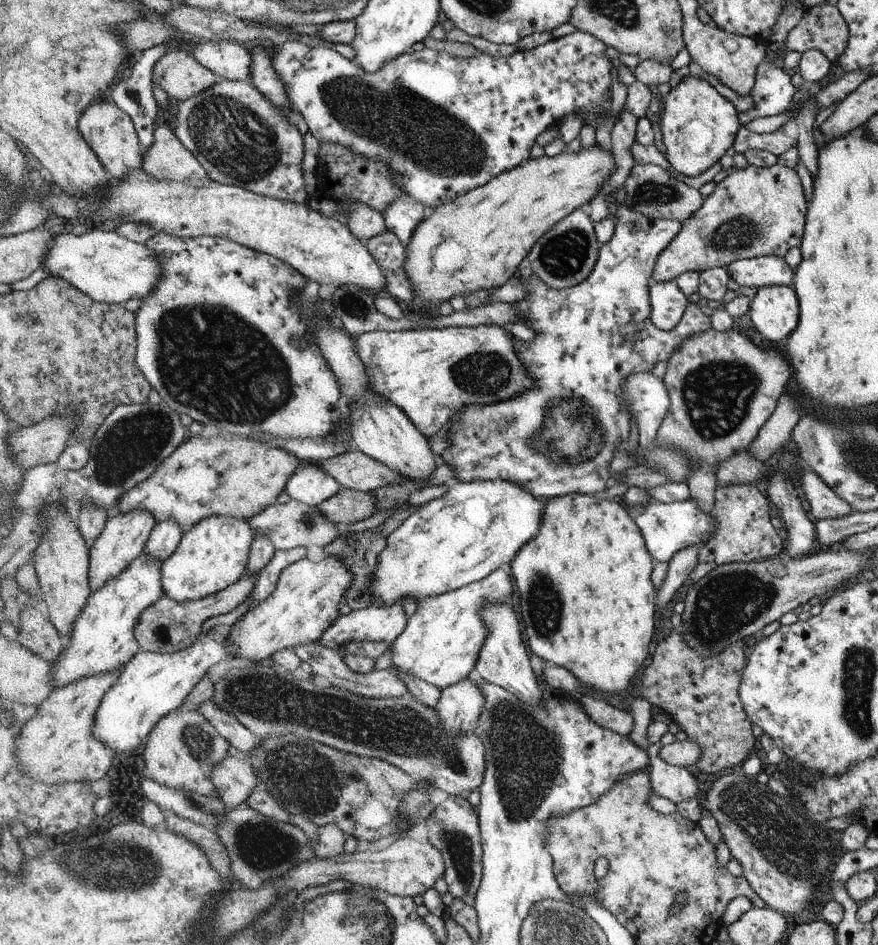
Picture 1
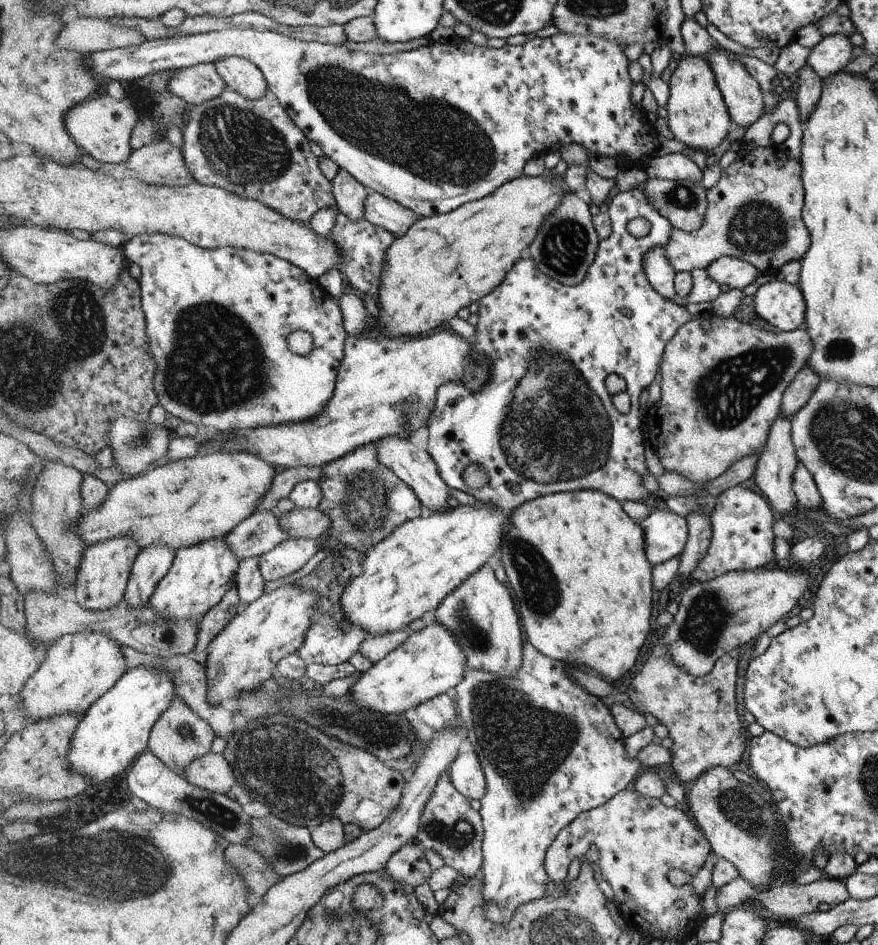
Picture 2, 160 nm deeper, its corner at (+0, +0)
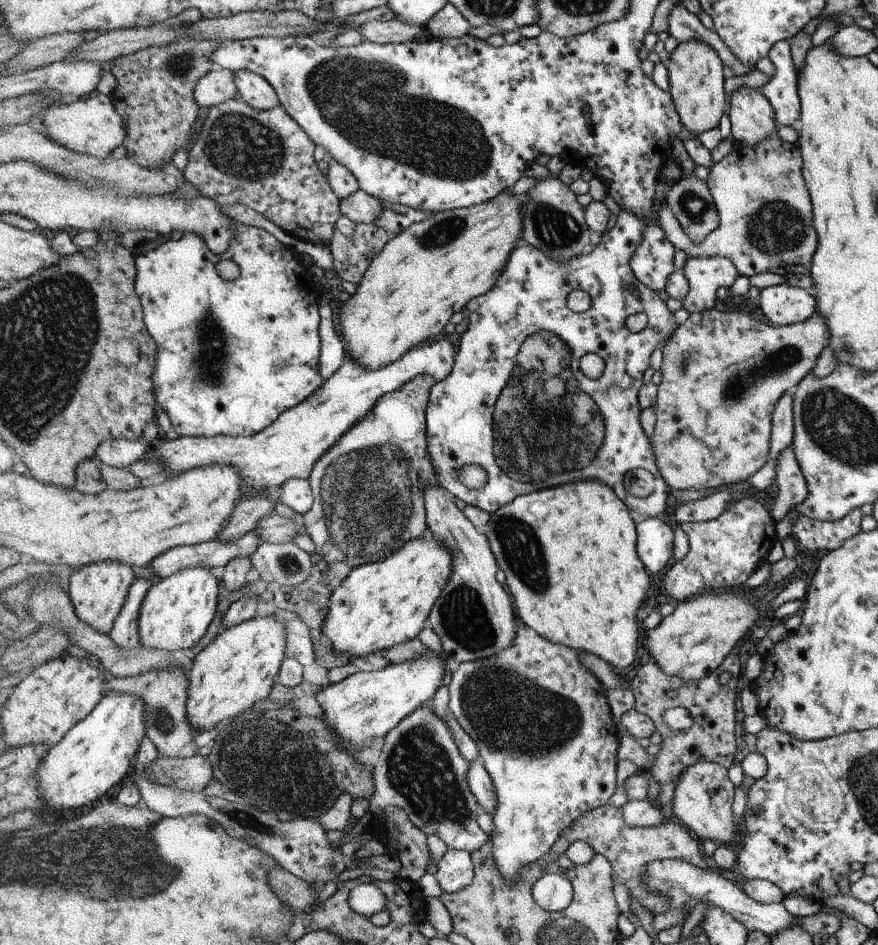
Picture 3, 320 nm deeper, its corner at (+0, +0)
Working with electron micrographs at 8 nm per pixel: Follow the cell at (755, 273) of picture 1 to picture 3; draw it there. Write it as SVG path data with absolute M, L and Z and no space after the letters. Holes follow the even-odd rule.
M688 257L683 267L684 276L689 282L689 291L683 300L683 308L690 313L699 313L706 309L712 309L715 306L716 290L726 286L730 289L734 284L735 278L738 278L739 272L735 266L726 257Z

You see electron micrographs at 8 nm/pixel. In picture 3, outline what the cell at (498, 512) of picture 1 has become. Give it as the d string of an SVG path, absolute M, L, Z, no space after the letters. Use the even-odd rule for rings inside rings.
M427 532L383 561L354 567L331 592L322 634L337 653L351 660L412 641L427 626L427 618L451 576L452 559L447 547Z

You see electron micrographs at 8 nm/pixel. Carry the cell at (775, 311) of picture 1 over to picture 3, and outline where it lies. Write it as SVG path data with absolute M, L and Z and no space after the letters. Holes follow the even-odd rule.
M784 283L773 285L759 292L758 305L766 318L788 326L806 321L817 311L817 300L805 289Z

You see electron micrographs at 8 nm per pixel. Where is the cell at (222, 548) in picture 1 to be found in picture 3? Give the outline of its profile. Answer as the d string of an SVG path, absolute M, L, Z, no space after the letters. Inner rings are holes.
M196 567L161 579L144 599L139 620L141 642L153 649L181 653L184 648L196 646L210 630L216 616L221 571Z

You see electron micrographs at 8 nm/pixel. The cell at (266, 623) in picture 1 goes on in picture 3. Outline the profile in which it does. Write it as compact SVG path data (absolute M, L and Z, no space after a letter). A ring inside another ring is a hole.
M268 615L256 616L229 629L221 628L215 640L197 655L190 672L188 710L191 723L198 731L210 732L222 720L239 716L262 698L268 698L278 677L282 660L286 657L287 634L283 624L284 622Z

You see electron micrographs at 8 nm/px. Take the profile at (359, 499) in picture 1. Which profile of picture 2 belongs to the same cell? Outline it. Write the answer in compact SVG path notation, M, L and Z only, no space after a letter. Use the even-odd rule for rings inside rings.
M294 507L287 513L279 513L279 527L292 539L320 539L330 526L328 515L318 509Z

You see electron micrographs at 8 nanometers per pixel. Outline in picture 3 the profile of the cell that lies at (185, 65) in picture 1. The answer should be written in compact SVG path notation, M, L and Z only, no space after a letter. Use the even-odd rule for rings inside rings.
M213 68L198 85L196 96L200 106L211 109L224 101L238 96L234 82L234 72L222 68Z

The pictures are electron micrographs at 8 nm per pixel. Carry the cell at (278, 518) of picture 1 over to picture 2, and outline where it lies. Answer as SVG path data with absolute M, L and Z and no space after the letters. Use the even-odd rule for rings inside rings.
M258 511L236 525L223 541L240 562L270 552L278 543L290 538L279 527L279 513Z

